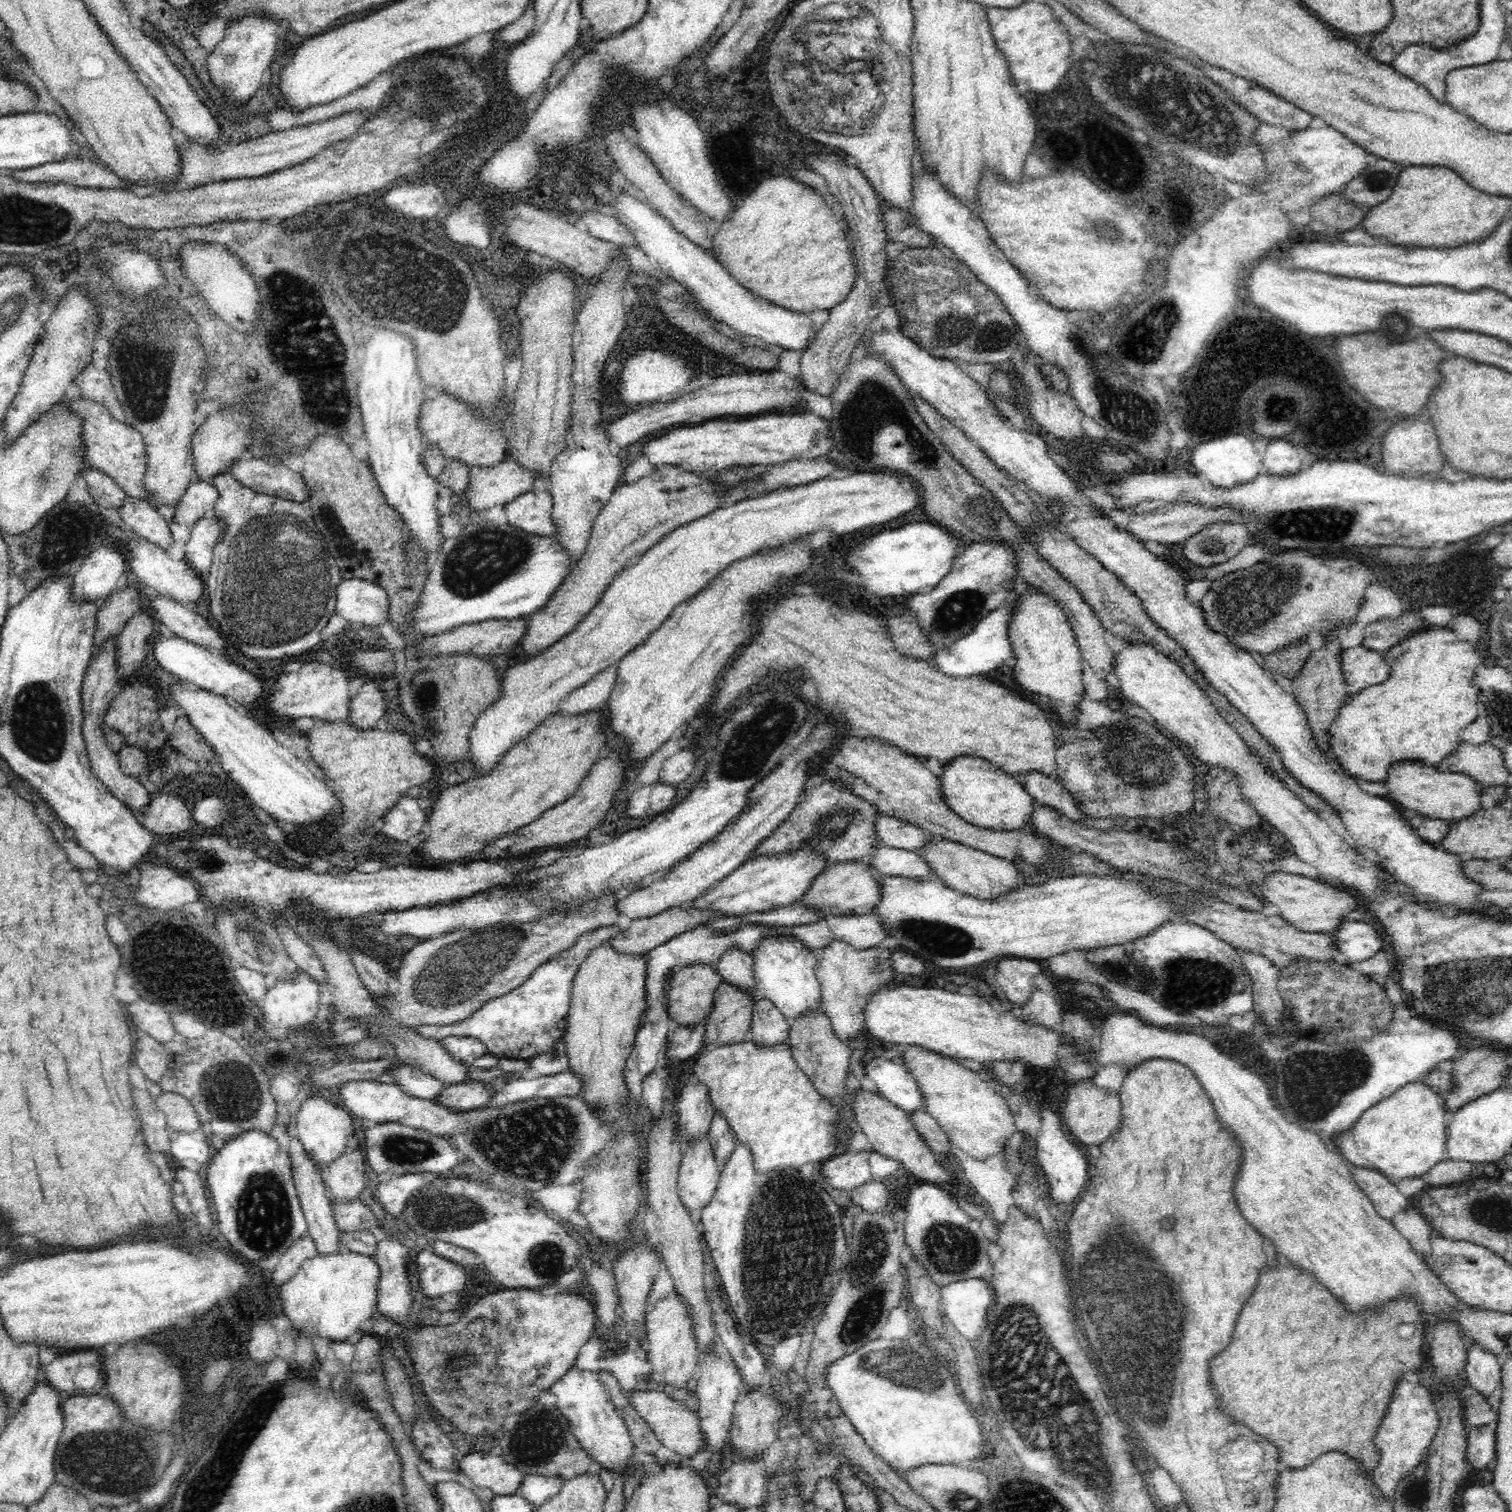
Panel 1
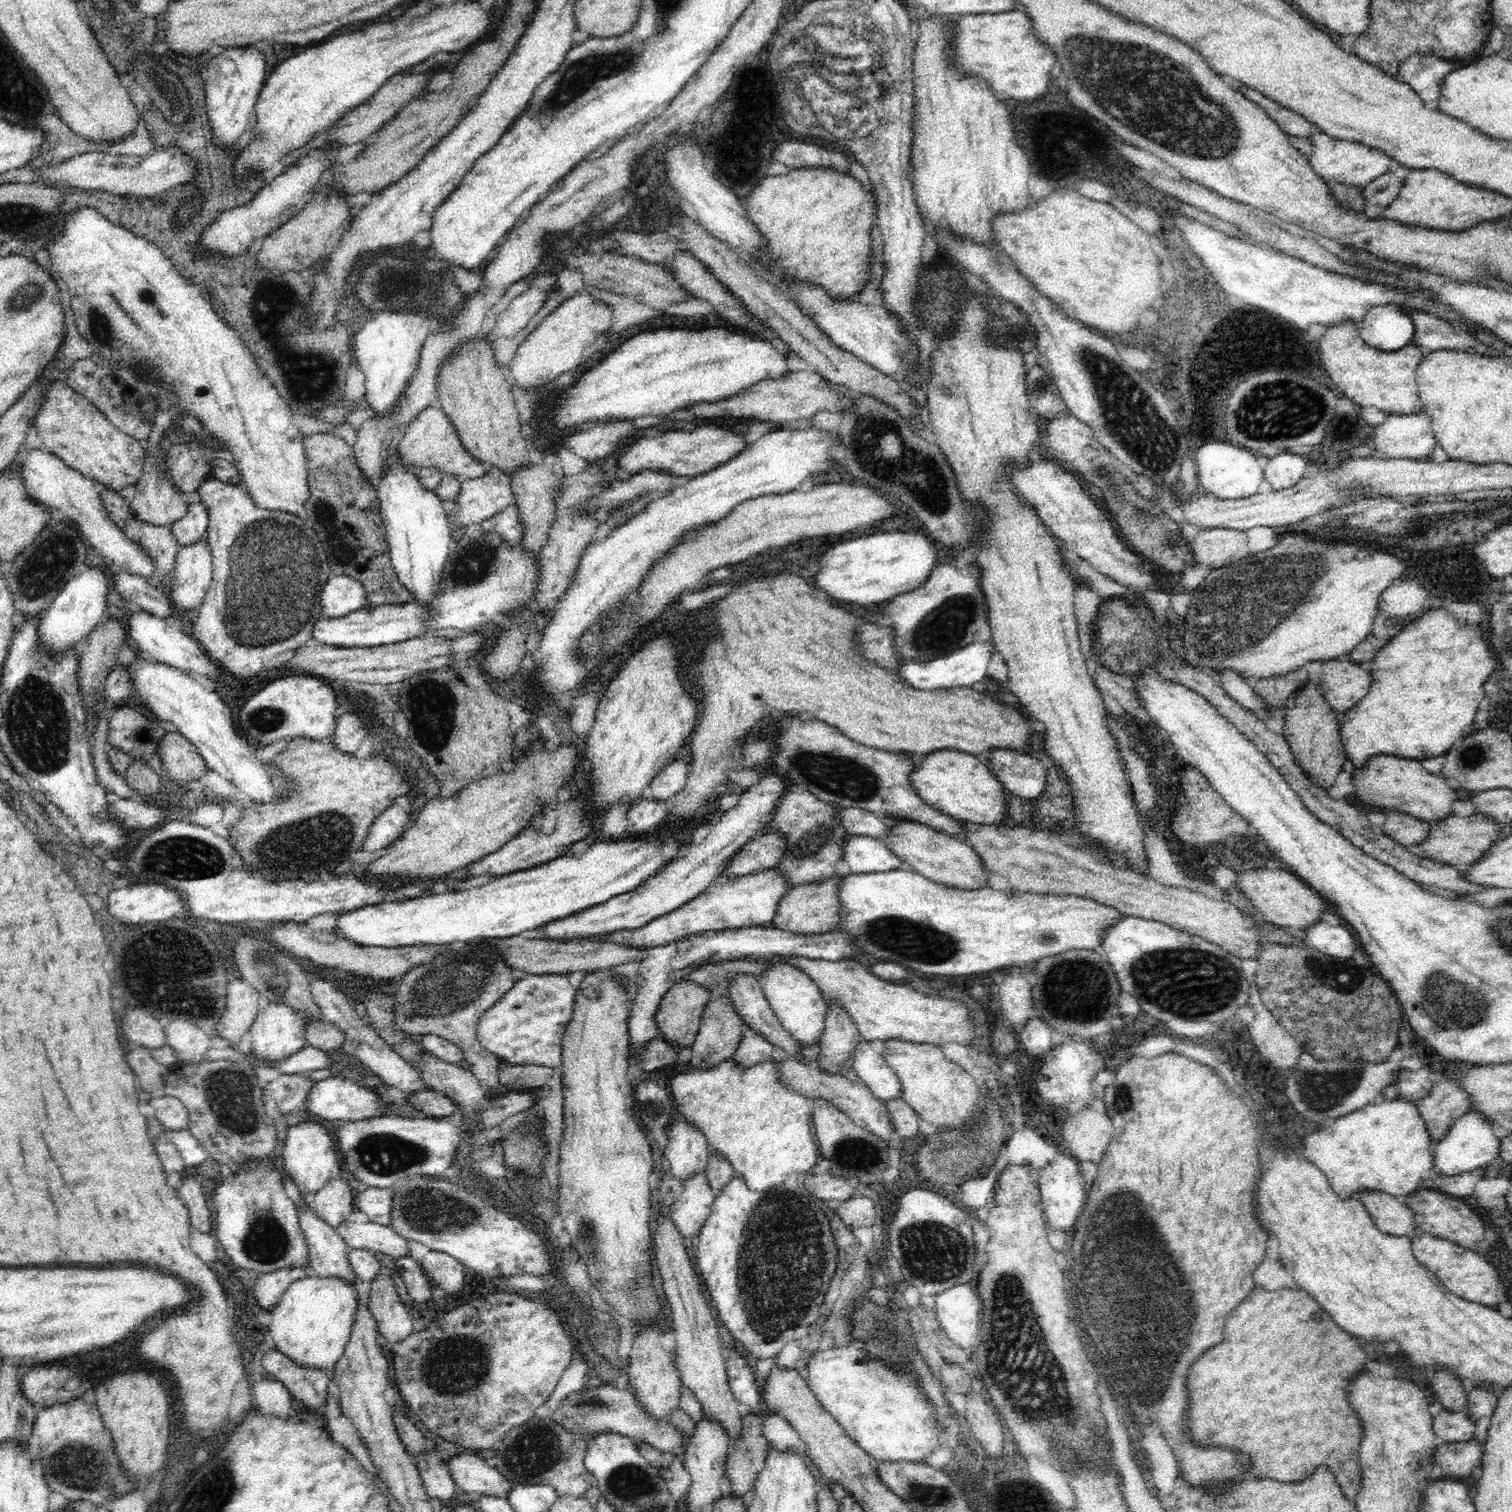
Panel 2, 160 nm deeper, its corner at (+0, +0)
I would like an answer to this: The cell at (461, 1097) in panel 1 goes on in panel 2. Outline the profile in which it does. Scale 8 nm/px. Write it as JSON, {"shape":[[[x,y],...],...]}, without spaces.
{"shape":[[[424,1088],[417,1093],[407,1095],[408,1102],[416,1110],[430,1118],[448,1117],[457,1110],[457,1104],[452,1102],[447,1094],[436,1092],[435,1090]]]}

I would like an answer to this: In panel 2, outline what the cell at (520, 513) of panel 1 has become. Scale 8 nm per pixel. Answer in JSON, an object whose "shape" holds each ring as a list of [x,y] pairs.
{"shape":[[[510,504],[502,512],[494,514],[492,518],[483,520],[480,523],[479,531],[495,532],[510,546],[518,545],[525,533],[523,532],[519,510],[515,504]]]}

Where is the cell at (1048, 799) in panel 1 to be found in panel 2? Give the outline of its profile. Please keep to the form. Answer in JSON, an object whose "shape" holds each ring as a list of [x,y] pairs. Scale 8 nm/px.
{"shape":[[[994,749],[983,763],[1015,797],[1032,800],[1046,790],[1046,768],[1036,757],[1016,750]]]}

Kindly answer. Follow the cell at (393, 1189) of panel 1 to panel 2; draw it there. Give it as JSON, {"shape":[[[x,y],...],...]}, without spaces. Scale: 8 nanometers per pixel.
{"shape":[[[395,1186],[368,1187],[355,1197],[355,1210],[364,1212],[368,1222],[389,1226],[391,1224],[391,1204]]]}

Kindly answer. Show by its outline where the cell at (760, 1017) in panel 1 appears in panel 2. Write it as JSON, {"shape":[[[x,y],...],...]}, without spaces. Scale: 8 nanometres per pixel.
{"shape":[[[744,1024],[741,1033],[743,1035],[740,1039],[740,1044],[733,1054],[733,1059],[740,1064],[740,1067],[752,1067],[771,1058],[773,1044],[766,1042],[763,1036],[760,1036],[746,1024]]]}

